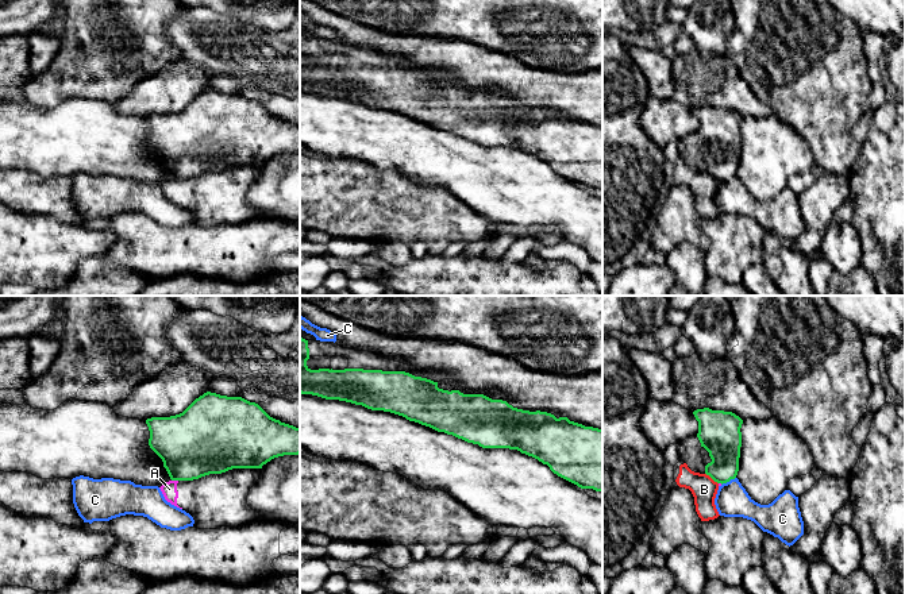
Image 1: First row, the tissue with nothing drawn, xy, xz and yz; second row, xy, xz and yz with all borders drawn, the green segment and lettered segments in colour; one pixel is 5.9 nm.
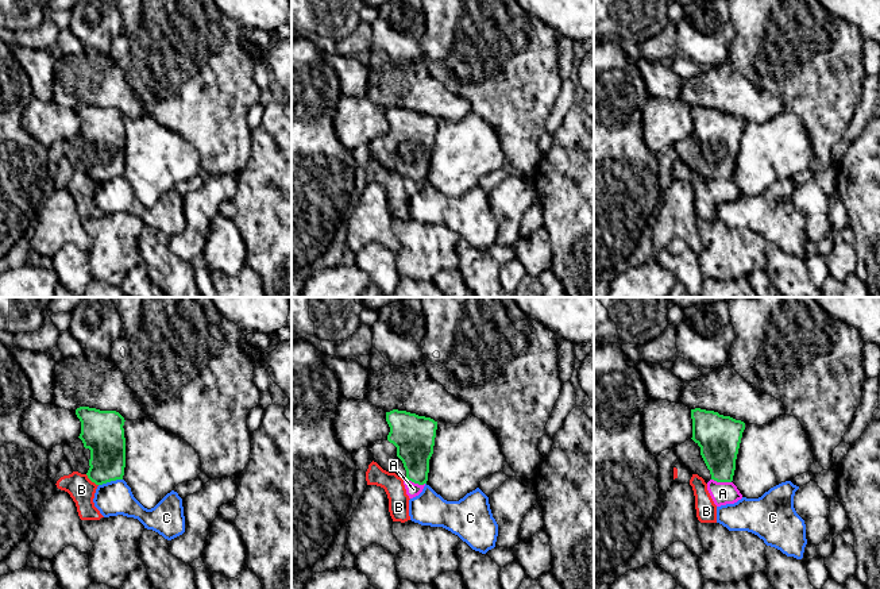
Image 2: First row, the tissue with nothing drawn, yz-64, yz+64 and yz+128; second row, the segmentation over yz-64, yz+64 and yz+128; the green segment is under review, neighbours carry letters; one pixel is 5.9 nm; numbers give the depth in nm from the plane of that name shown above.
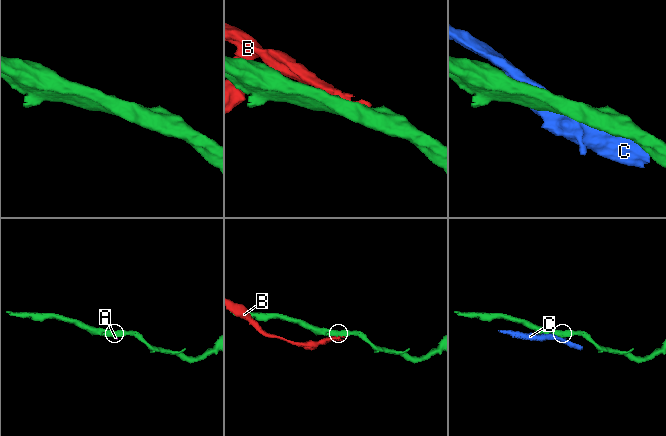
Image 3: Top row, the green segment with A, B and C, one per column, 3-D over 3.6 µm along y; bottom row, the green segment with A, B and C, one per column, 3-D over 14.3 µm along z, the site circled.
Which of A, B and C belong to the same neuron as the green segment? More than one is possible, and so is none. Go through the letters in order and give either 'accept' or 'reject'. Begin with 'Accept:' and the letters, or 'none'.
Accept: none
A: reject
B: reject
C: reject

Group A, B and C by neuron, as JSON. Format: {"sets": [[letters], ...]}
{"sets": [["A", "B"], ["C"]]}

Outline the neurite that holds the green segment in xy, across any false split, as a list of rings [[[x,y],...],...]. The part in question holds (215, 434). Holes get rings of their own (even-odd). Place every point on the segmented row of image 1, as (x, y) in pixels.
[[[207,392],[182,413],[146,420],[149,446],[162,459],[172,481],[193,481],[232,468],[262,468],[274,458],[300,454],[300,428],[270,417],[242,397]]]

